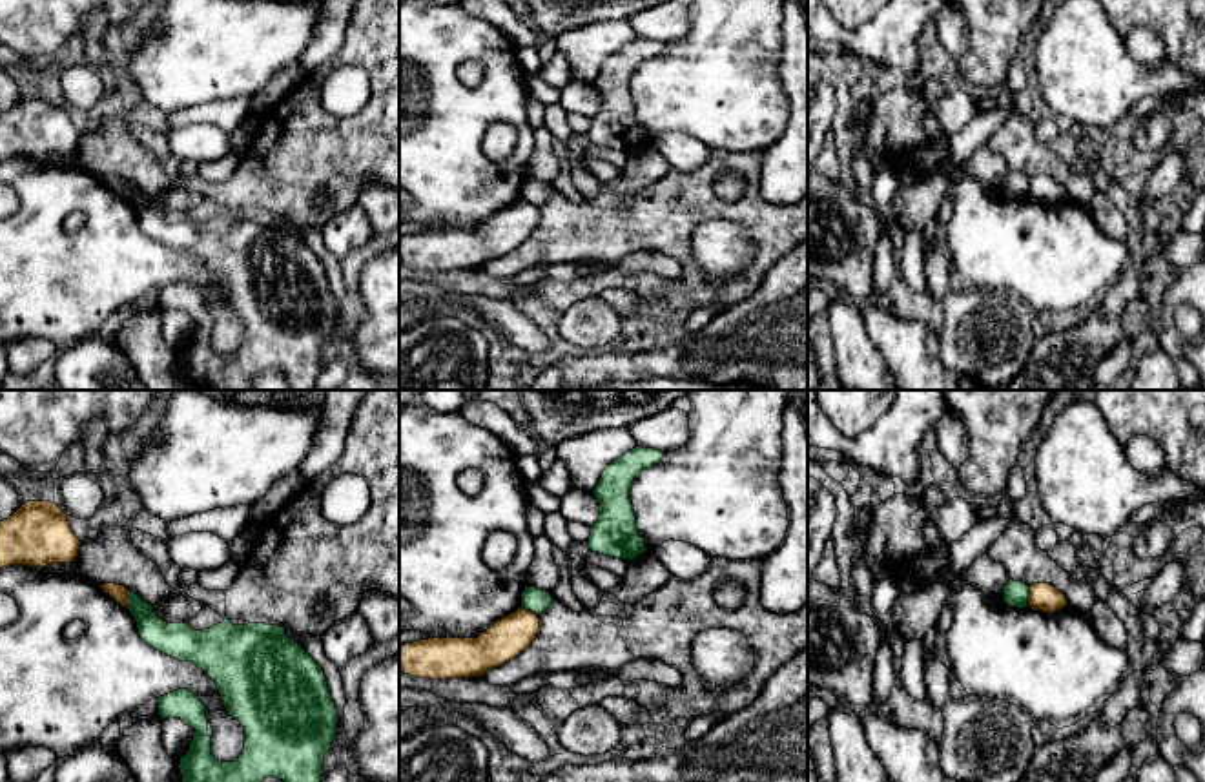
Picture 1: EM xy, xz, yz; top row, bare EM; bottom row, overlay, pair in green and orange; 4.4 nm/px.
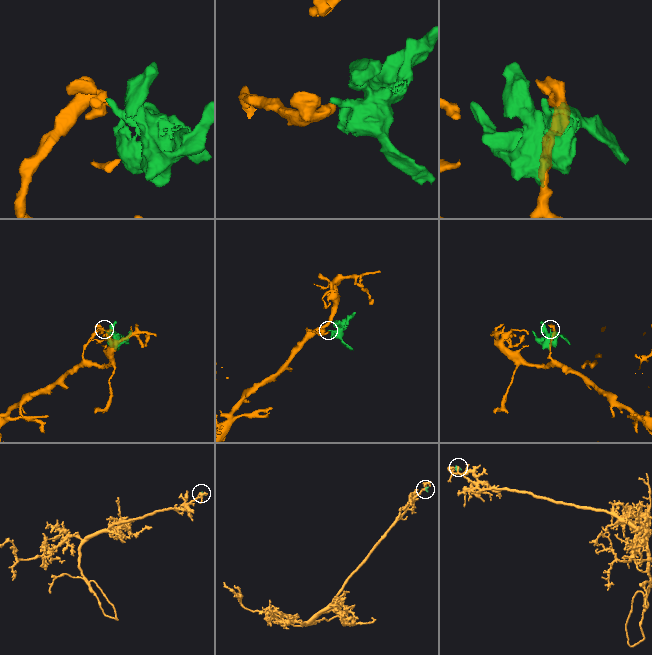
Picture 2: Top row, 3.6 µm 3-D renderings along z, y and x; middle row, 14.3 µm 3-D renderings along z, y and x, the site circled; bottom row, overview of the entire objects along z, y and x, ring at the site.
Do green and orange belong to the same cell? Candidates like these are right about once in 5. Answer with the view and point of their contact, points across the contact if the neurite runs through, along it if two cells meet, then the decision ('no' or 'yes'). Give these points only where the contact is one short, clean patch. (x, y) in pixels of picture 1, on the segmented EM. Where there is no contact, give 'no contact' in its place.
xy (128, 598) | along xy (126, 589), (128, 607) | no

